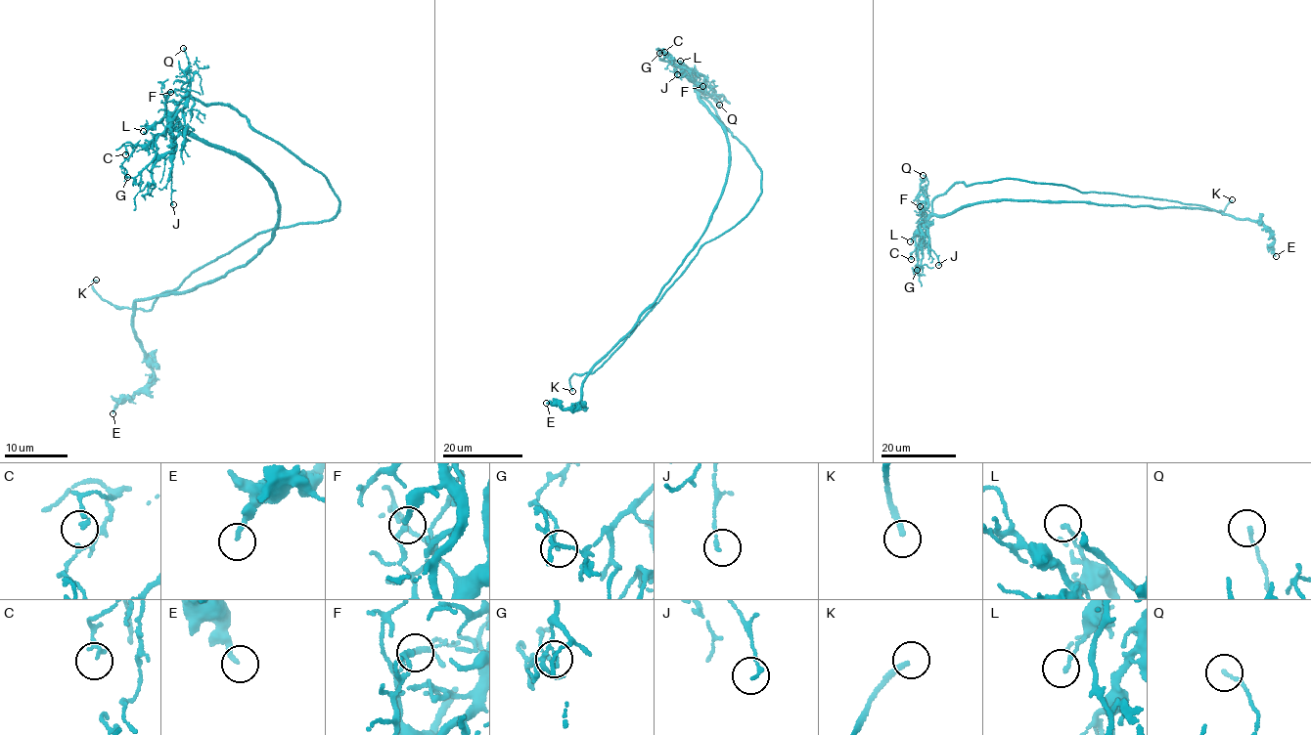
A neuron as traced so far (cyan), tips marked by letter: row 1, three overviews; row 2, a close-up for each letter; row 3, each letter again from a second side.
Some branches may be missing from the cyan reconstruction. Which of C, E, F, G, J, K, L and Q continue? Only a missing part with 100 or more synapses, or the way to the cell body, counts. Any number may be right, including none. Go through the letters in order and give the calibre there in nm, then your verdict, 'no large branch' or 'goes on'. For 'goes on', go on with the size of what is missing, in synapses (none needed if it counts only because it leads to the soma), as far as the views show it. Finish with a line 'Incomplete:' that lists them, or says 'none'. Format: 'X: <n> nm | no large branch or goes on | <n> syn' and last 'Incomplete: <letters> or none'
C: 150 nm | no large branch
E: 190 nm | no large branch
F: 170 nm | no large branch
G: 90 nm | no large branch
J: 120 nm | no large branch
K: 190 nm | goes on
L: 130 nm | no large branch
Q: 130 nm | no large branch
Incomplete: K

